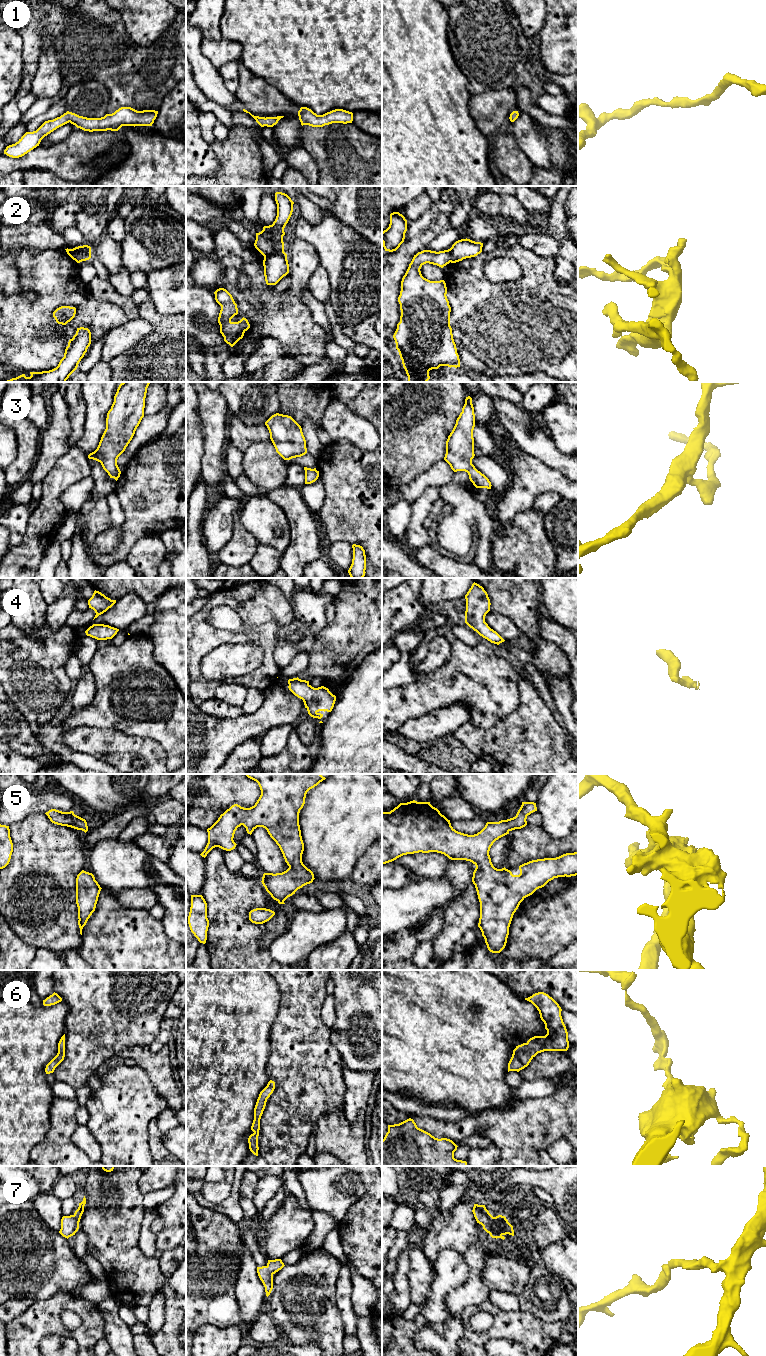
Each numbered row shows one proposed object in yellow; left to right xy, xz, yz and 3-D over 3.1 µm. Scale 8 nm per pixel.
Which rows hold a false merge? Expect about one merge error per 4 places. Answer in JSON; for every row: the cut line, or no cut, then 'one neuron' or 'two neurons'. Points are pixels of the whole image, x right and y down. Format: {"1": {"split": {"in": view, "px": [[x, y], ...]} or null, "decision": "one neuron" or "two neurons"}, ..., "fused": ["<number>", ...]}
{"1": {"split": null, "decision": "one neuron"}, "2": {"split": {"in": "xz", "px": [[283, 250], [264, 257]]}, "decision": "two neurons"}, "3": {"split": null, "decision": "one neuron"}, "4": {"split": null, "decision": "one neuron"}, "5": {"split": null, "decision": "one neuron"}, "6": {"split": null, "decision": "one neuron"}, "7": {"split": null, "decision": "one neuron"}, "fused": ["2"]}

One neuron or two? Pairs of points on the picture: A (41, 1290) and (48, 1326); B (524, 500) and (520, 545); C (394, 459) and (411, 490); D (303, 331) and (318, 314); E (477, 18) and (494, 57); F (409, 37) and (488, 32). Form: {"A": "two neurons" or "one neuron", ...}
{"A": "two neurons", "B": "two neurons", "C": "two neurons", "D": "two neurons", "E": "one neuron", "F": "two neurons"}

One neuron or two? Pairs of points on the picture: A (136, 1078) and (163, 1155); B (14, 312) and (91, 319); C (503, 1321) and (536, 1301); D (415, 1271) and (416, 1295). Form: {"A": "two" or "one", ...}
{"A": "two", "B": "one", "C": "two", "D": "one"}

